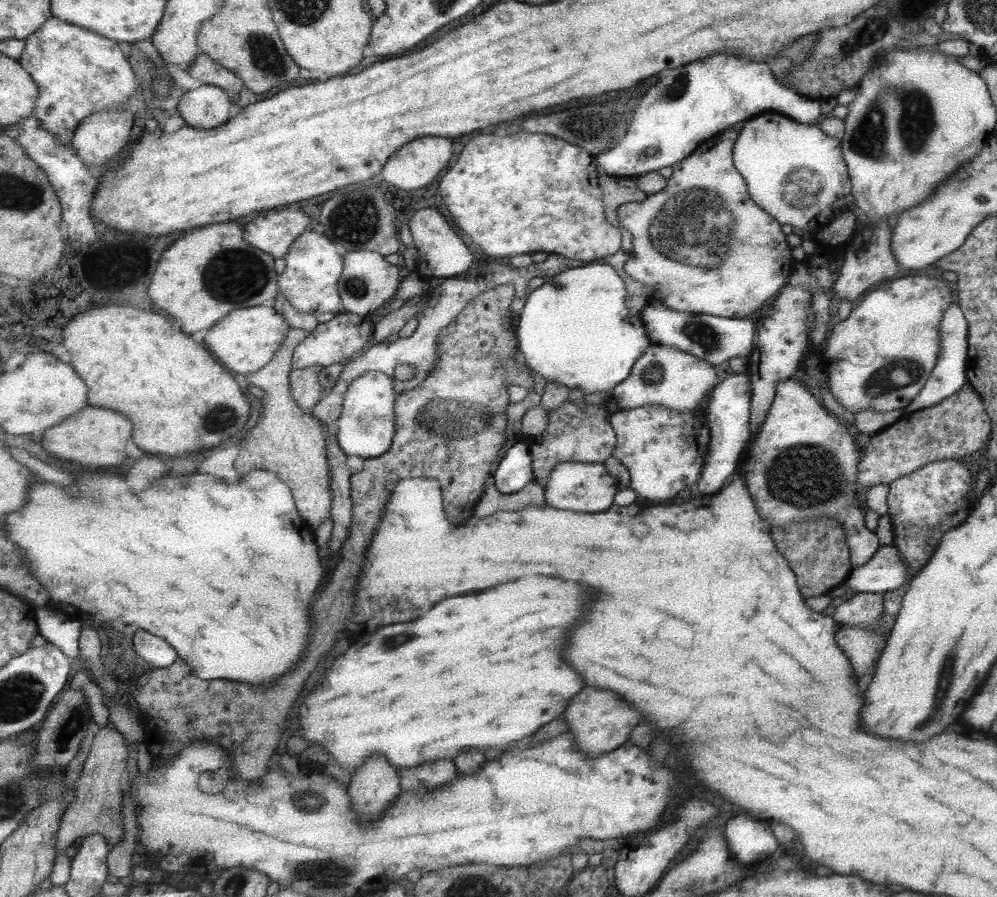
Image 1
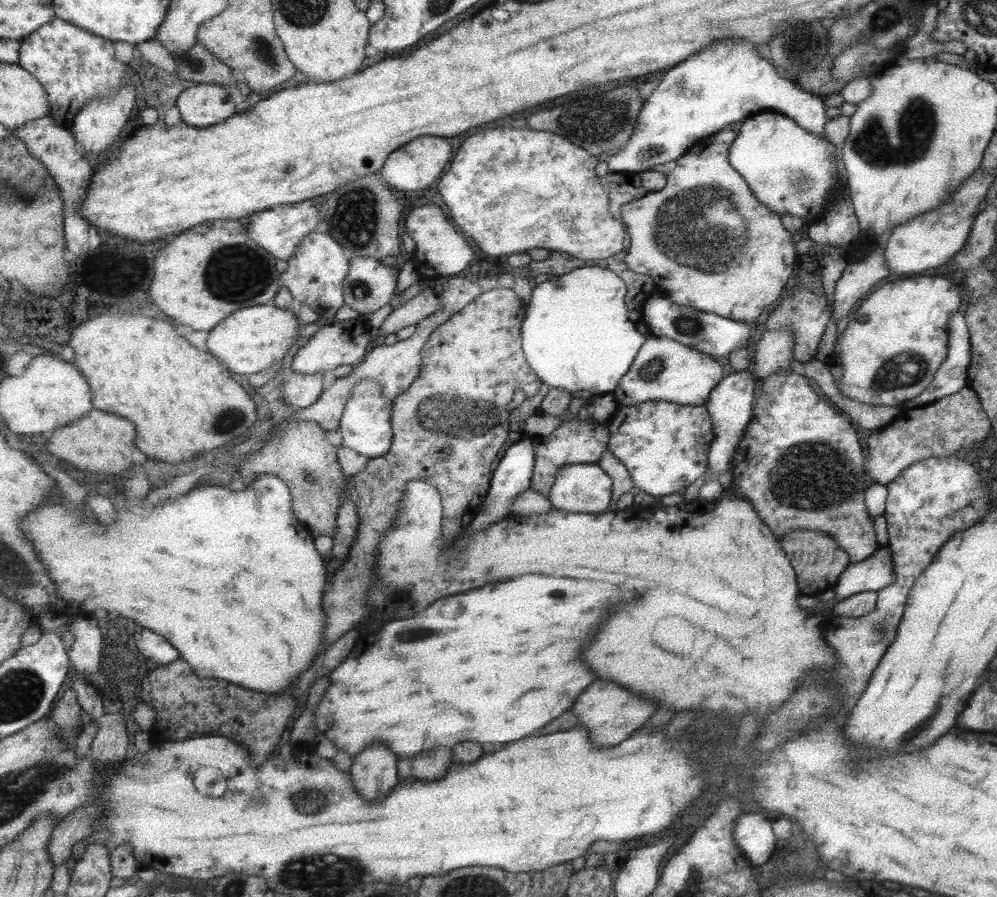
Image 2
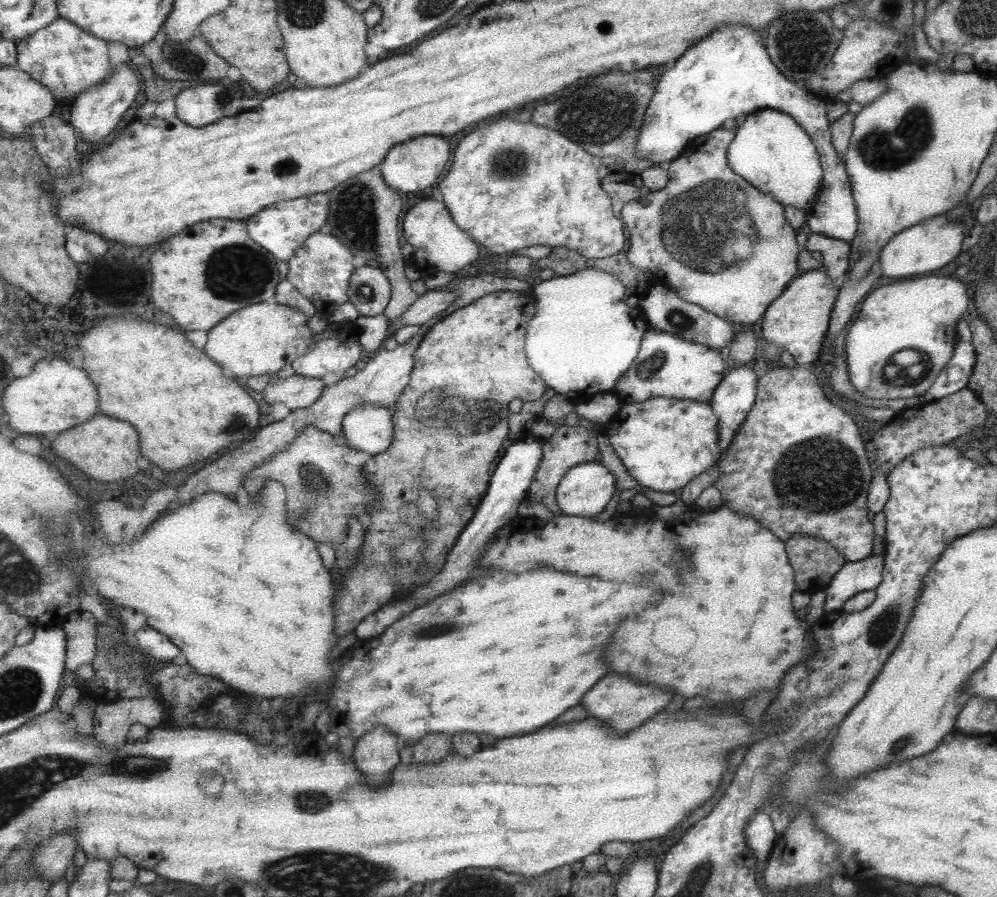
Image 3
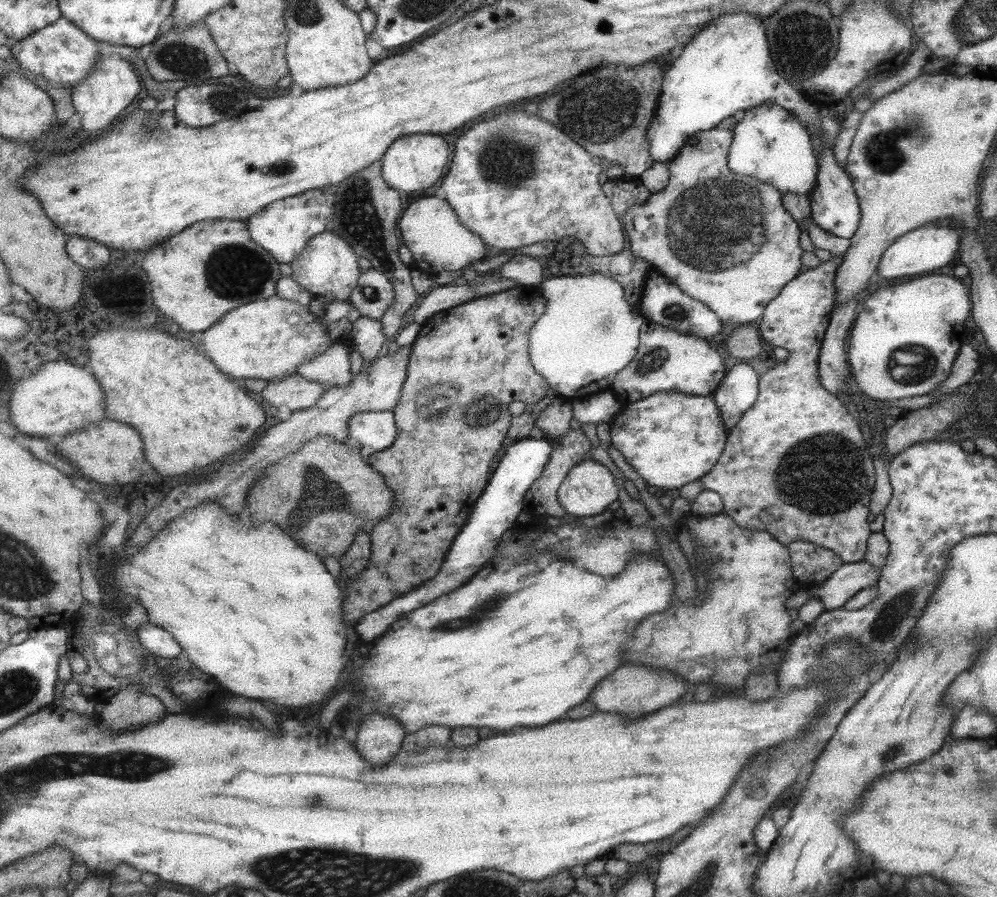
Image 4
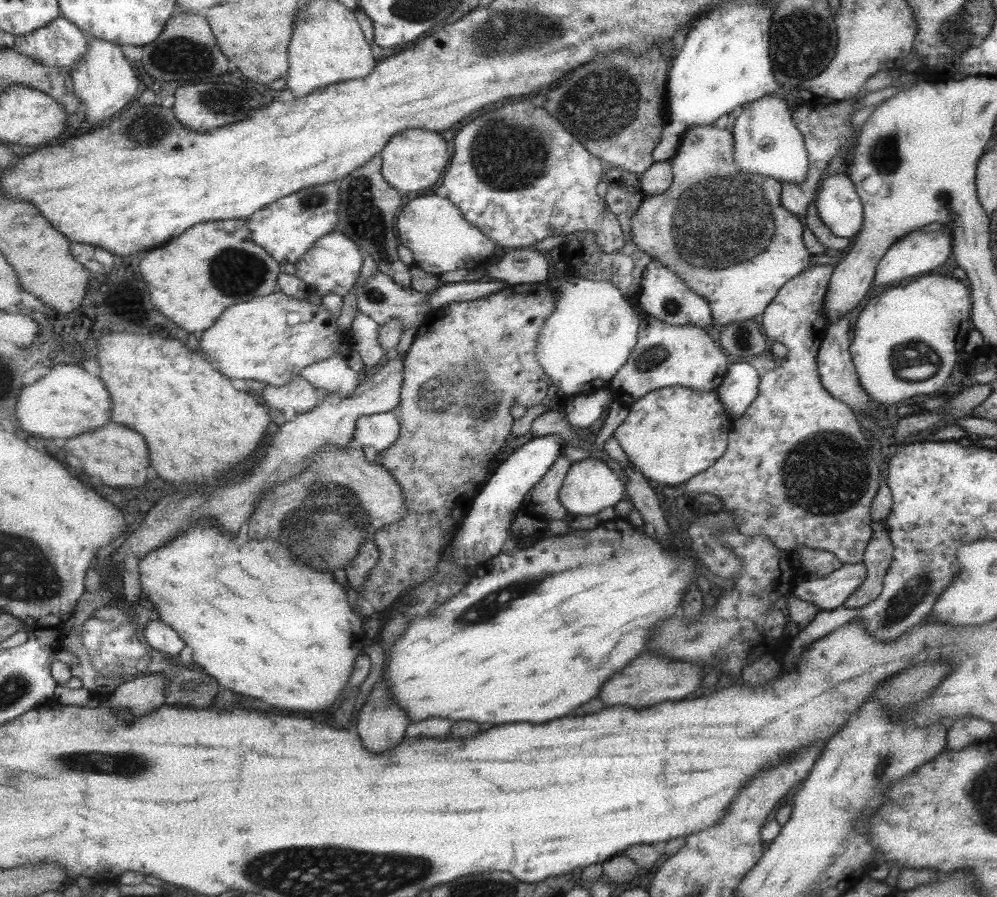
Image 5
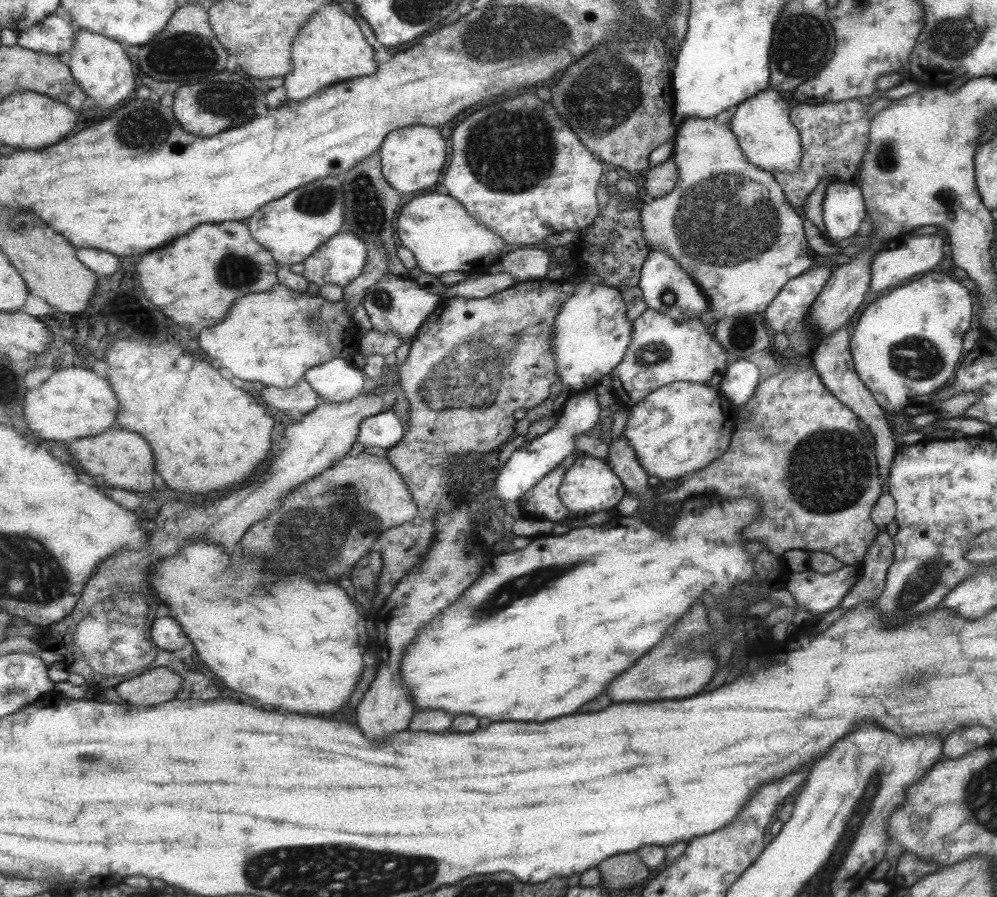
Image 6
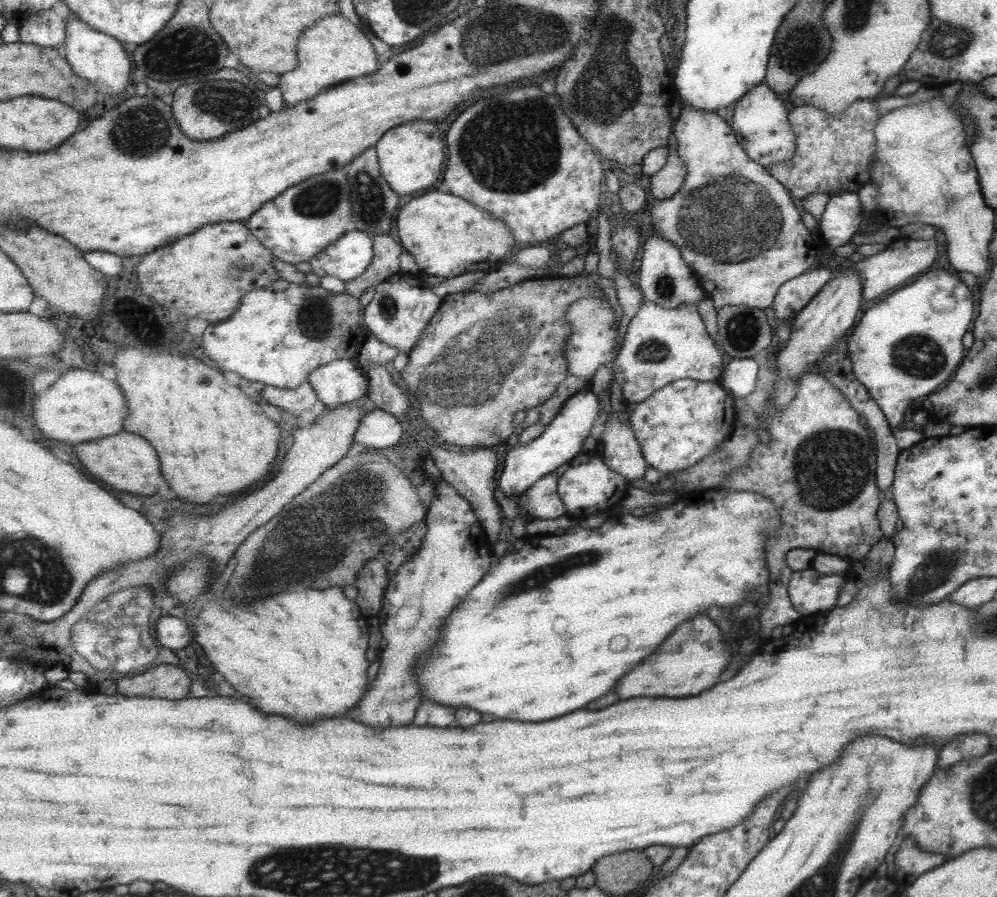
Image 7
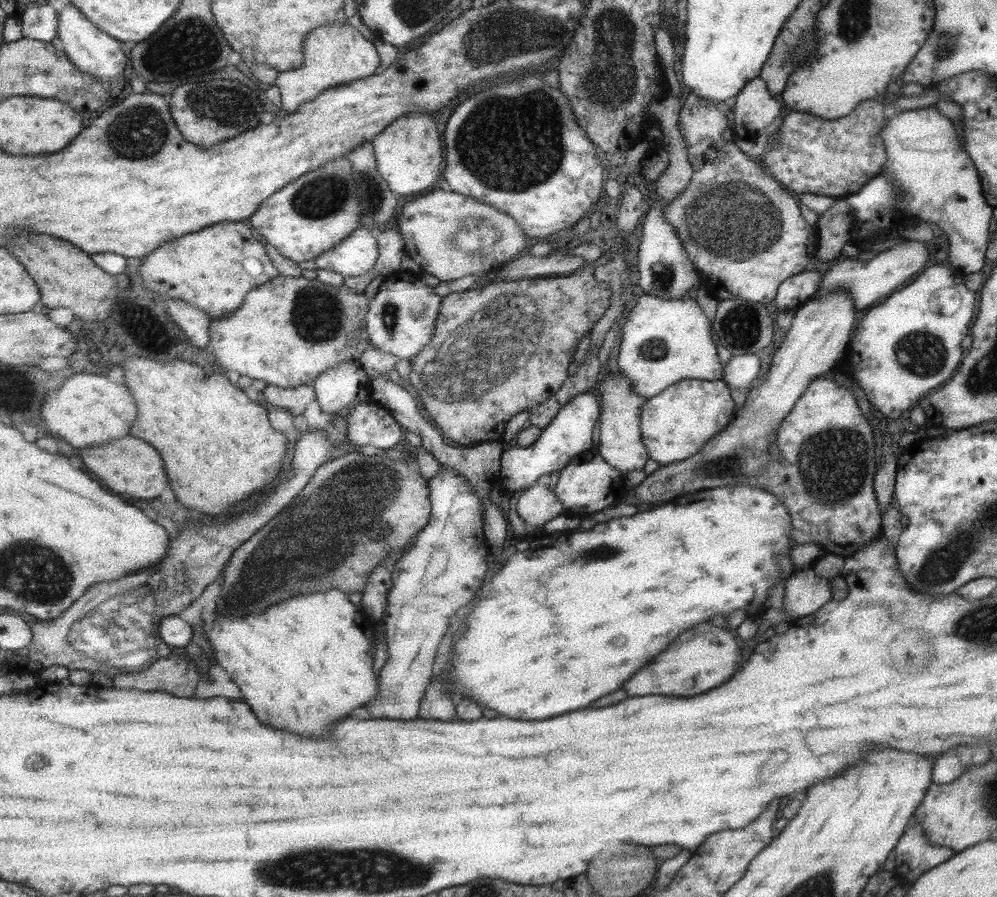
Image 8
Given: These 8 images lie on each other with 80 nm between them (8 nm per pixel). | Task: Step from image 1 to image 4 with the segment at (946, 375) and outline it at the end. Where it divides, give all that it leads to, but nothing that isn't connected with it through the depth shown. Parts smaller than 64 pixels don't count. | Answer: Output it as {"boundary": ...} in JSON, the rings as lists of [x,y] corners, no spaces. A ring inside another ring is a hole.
{"boundary":[[[966,342],[960,346],[960,352],[952,365],[952,373],[937,388],[941,393],[950,393],[961,384],[965,384],[981,368],[981,356]]]}

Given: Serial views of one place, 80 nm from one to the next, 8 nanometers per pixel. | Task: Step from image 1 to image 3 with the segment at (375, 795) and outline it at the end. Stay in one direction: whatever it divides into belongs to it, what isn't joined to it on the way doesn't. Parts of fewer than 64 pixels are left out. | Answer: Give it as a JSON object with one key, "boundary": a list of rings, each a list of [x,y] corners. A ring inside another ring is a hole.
{"boundary":[[[375,726],[369,730],[369,734],[365,734],[365,738],[357,740],[355,760],[369,778],[371,786],[383,786],[393,768],[401,762],[399,736],[383,726]]]}

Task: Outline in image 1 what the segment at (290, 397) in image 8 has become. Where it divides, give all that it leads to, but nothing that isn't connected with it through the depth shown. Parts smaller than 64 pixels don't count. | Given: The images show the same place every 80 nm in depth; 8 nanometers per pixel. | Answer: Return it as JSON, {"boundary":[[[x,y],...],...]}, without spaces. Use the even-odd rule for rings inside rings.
{"boundary":[[[322,366],[298,368],[290,374],[292,395],[297,404],[305,408],[313,408],[324,397],[324,386],[320,381]]]}

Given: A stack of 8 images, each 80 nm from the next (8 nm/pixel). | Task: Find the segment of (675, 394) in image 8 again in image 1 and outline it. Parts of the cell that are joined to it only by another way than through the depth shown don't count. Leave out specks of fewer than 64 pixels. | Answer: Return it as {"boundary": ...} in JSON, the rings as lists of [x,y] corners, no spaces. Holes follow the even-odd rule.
{"boundary":[[[639,406],[612,412],[612,429],[616,433],[614,456],[628,470],[629,487],[647,501],[664,504],[674,500],[681,489],[692,489],[700,480],[708,454],[709,427],[704,415],[692,411],[679,414],[663,406]]]}

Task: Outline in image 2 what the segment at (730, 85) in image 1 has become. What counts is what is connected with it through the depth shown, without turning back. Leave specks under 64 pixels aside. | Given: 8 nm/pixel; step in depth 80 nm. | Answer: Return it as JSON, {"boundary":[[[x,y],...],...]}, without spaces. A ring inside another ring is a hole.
{"boundary":[[[723,38],[673,66],[653,89],[649,102],[642,106],[627,145],[615,154],[603,157],[609,172],[635,174],[648,166],[675,161],[684,157],[699,138],[759,112],[785,115],[808,134],[824,138],[824,125],[828,119],[823,97],[799,90],[796,83],[778,76],[776,68],[765,56],[763,50],[747,39]]]}

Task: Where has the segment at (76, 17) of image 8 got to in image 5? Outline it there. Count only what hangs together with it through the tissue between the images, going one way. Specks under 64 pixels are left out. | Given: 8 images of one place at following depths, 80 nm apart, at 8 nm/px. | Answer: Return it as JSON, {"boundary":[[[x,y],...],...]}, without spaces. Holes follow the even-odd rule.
{"boundary":[[[88,37],[87,52],[80,58],[80,64],[72,68],[75,92],[82,100],[82,110],[90,126],[104,124],[107,117],[115,117],[123,106],[127,106],[137,94],[139,78],[131,62],[125,58],[121,45],[104,39]]]}

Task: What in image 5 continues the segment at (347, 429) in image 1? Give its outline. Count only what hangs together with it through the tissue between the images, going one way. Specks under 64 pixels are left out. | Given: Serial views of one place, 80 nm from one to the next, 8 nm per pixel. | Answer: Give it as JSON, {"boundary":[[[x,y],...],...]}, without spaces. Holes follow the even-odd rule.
{"boundary":[[[394,411],[384,412],[362,417],[357,423],[355,440],[381,453],[395,445],[401,433],[401,421]]]}

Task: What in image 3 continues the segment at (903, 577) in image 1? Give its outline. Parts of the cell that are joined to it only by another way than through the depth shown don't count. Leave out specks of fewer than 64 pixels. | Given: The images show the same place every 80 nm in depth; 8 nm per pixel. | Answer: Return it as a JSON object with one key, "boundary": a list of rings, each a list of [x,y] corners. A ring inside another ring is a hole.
{"boundary":[[[884,555],[869,556],[857,562],[845,562],[824,588],[824,615],[841,610],[848,598],[861,591],[877,590],[882,581]]]}

